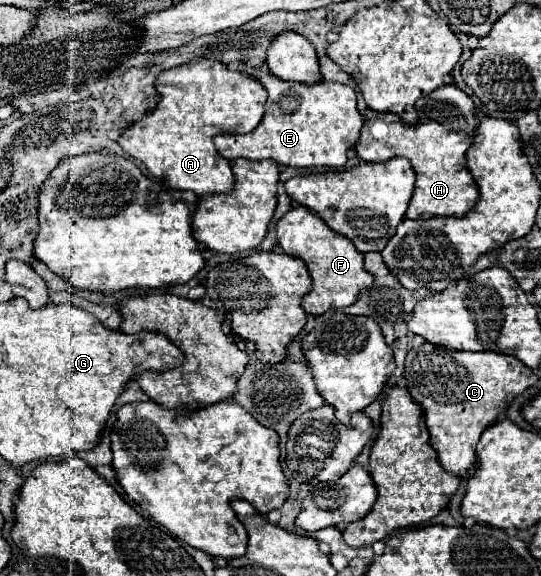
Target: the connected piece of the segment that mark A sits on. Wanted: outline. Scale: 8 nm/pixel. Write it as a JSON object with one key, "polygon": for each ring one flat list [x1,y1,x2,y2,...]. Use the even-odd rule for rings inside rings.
{"polygon":[[193,59,177,69,163,71,155,87,161,95,157,109,121,135,121,149,139,159,153,177,165,182,166,188,193,191,199,197,229,193,235,177,231,163,215,149,213,137,221,133,249,133,259,125,267,99,263,85,245,73,229,71,219,61]]}

